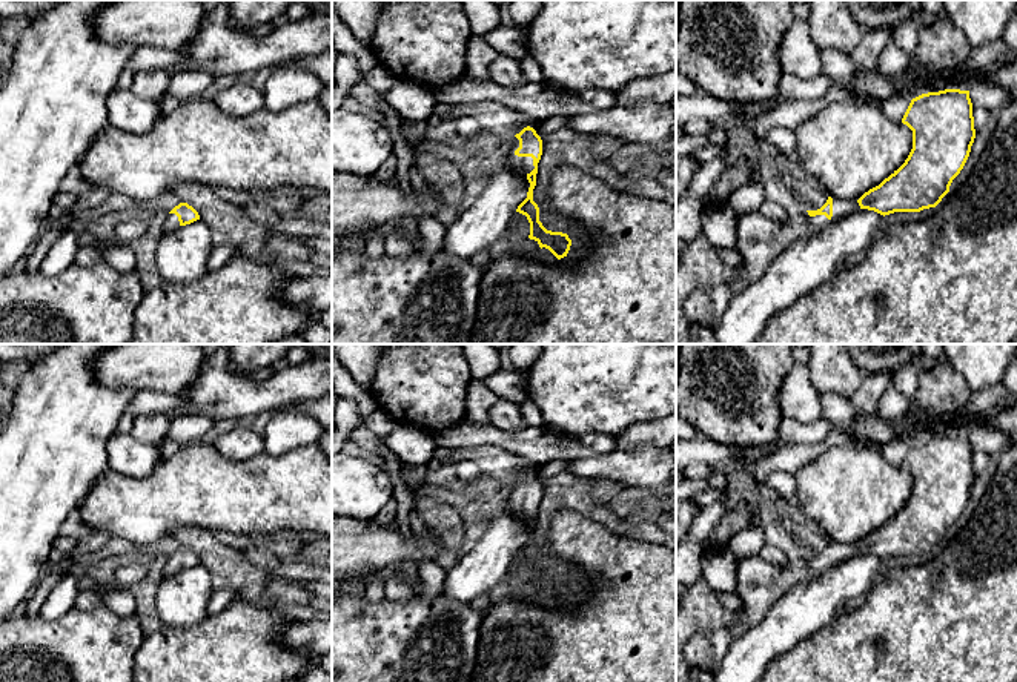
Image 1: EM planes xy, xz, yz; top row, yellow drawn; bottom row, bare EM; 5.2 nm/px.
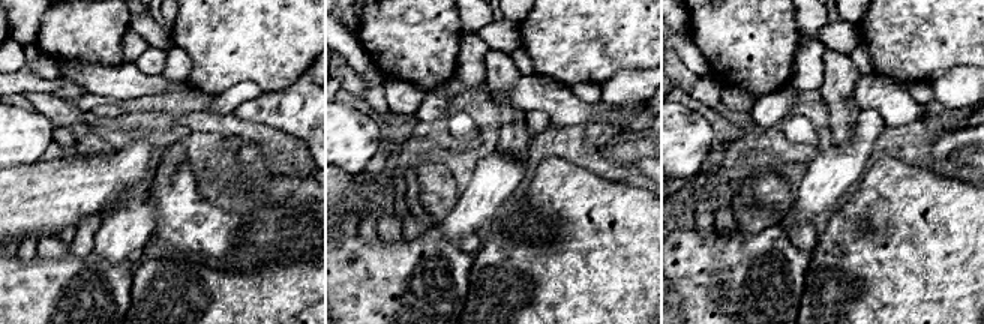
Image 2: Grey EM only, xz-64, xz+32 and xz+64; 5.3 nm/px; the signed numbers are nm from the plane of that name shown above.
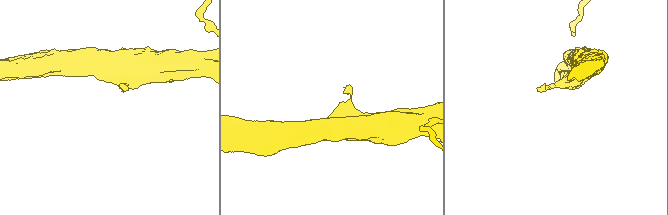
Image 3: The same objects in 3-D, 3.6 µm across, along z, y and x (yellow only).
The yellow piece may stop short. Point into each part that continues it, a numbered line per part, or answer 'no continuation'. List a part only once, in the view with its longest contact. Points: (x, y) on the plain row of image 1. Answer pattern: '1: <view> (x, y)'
1: xz (521, 509)

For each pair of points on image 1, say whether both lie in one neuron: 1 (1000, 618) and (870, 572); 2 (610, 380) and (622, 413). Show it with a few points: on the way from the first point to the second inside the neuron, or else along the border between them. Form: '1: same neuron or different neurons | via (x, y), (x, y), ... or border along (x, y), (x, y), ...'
1: different neurons | border along (882, 573), (864, 596)
2: same neuron | via (610, 387), (615, 406)

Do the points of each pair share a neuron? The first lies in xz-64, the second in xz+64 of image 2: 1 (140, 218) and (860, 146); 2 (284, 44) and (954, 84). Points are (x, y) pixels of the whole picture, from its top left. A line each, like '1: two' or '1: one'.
1: one
2: two

